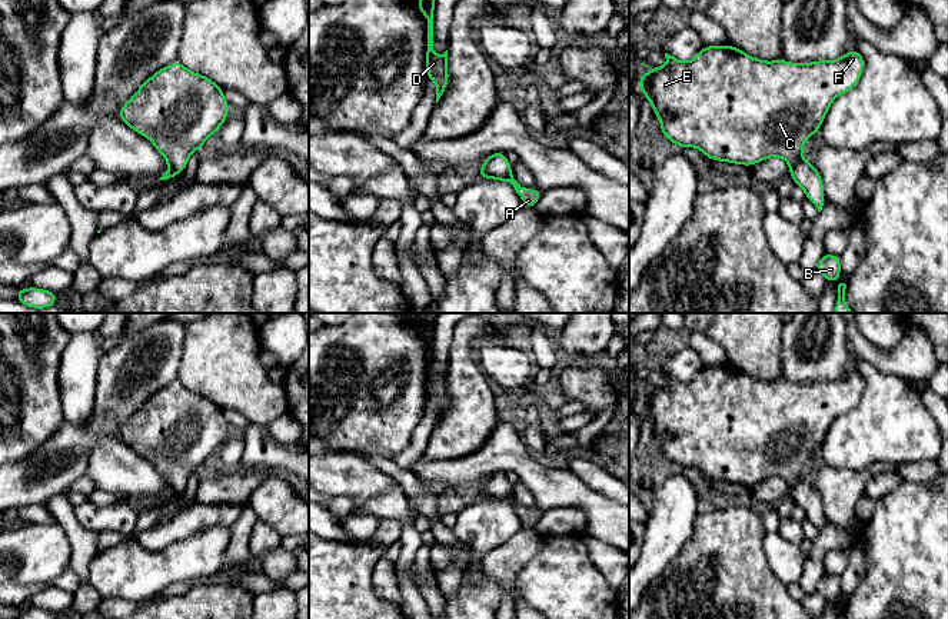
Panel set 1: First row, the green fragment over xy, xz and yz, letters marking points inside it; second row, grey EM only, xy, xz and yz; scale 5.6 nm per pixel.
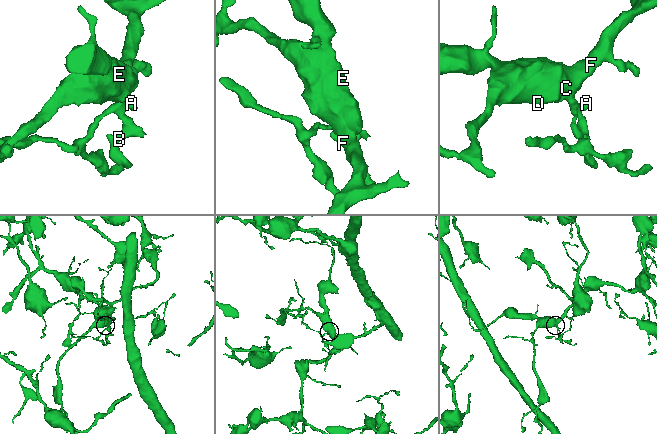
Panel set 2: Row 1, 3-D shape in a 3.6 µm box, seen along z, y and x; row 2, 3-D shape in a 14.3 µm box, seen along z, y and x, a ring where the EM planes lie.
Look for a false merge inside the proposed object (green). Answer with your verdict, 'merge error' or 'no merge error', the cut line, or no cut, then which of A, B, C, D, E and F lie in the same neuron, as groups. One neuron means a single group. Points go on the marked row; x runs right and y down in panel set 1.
no merge error; no cut; A B C D E F

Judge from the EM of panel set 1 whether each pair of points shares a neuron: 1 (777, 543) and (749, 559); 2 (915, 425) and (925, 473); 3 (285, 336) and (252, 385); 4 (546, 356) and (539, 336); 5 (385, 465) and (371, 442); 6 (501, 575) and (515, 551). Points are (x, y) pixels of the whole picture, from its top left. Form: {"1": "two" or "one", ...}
{"1": "two", "2": "two", "3": "two", "4": "one", "5": "two", "6": "one"}

